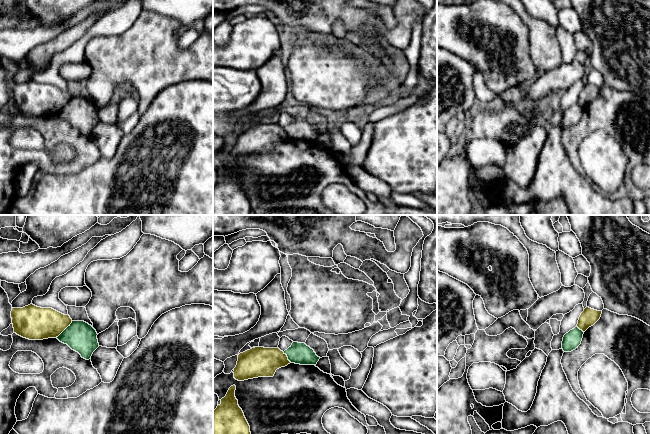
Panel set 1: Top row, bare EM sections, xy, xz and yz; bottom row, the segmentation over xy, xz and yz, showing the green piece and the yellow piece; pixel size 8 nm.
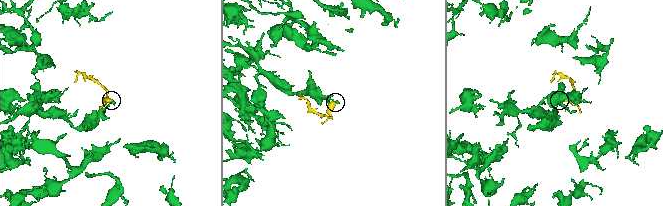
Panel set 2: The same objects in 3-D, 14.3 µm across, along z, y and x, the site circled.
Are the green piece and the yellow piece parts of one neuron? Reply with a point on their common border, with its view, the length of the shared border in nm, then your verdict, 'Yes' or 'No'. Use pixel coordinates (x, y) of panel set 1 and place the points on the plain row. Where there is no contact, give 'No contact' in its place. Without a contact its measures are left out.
Touches green at xy (65, 105). Shared border 180 nm. No

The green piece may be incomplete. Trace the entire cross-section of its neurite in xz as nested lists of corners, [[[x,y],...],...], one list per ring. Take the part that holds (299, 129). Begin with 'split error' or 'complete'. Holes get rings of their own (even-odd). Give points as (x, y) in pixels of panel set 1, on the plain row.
complete; [[[293,118],[292,121],[284,127],[291,139],[300,141],[316,141],[320,133],[316,131],[313,125],[305,119]]]

